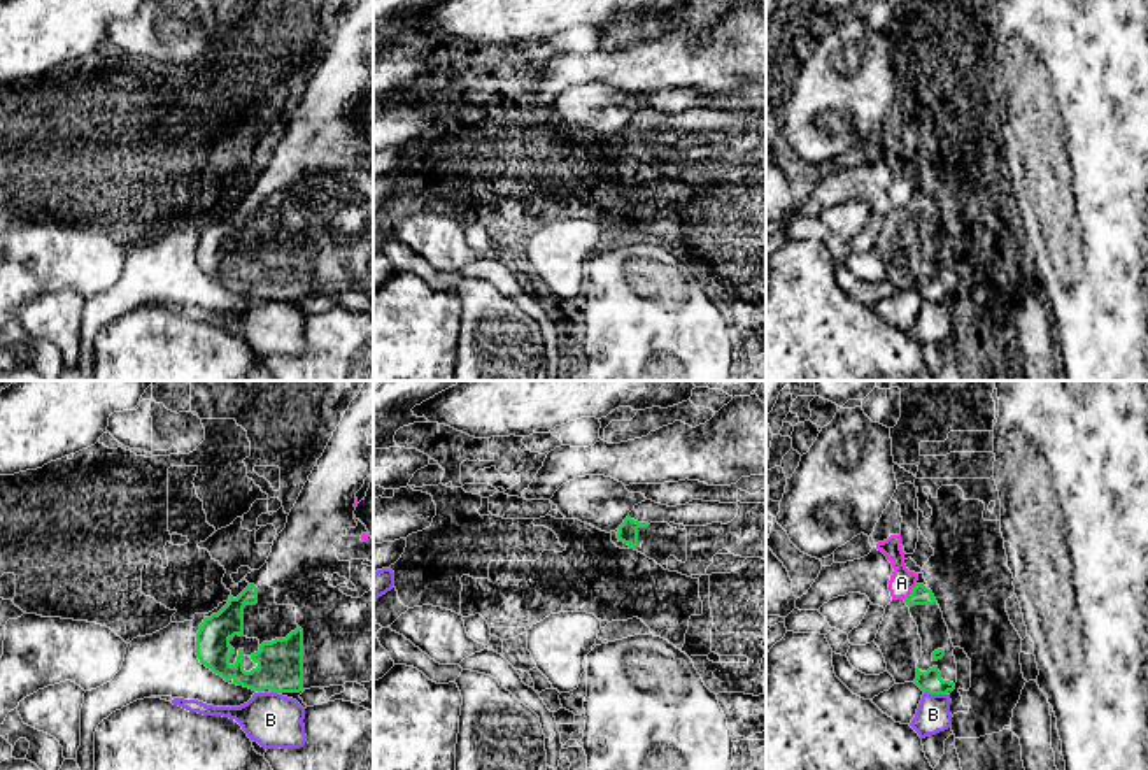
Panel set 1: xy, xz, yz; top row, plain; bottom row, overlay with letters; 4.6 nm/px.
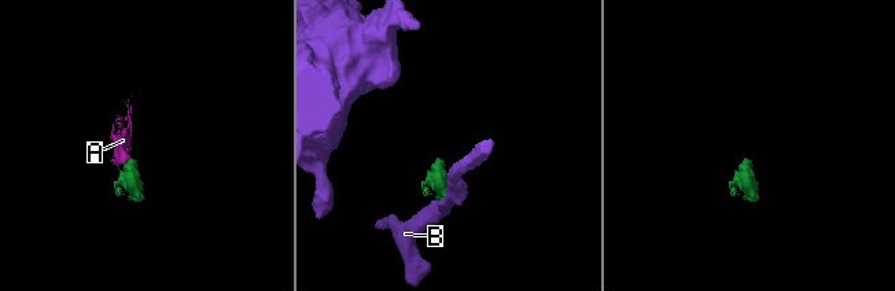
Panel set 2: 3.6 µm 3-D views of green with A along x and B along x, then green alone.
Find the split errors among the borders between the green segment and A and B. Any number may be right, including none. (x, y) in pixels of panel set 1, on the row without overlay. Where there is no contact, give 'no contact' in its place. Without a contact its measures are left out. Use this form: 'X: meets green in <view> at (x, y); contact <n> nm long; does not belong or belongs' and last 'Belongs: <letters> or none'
A: meets green in yz at (912, 200); contact 100 nm long; does not belong
B: meets green in yz at (935, 300); contact 110 nm long; does not belong
Belongs: none

